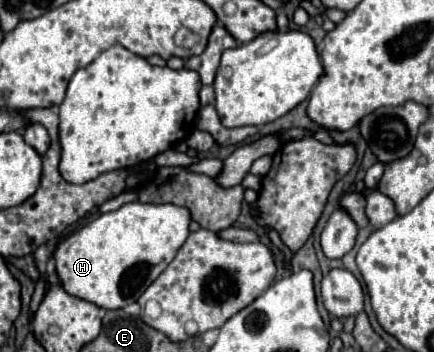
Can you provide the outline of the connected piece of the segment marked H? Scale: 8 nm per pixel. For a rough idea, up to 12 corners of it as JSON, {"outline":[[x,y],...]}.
{"outline":[[126,203],[64,239],[66,293],[122,309],[168,267],[190,211]]}

